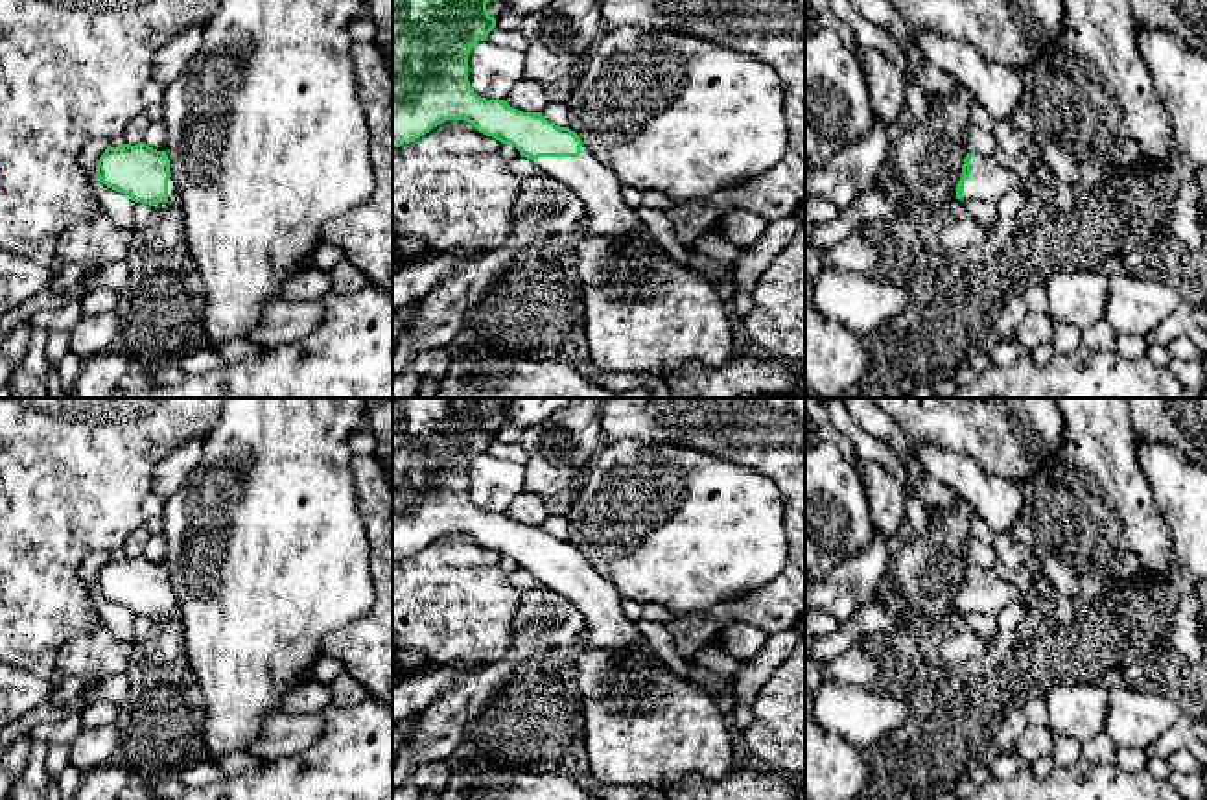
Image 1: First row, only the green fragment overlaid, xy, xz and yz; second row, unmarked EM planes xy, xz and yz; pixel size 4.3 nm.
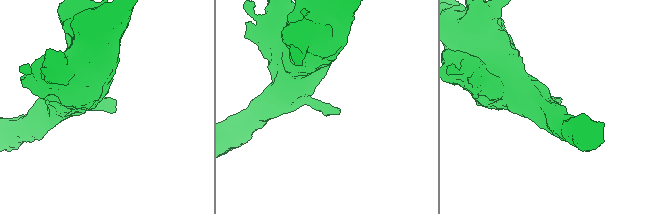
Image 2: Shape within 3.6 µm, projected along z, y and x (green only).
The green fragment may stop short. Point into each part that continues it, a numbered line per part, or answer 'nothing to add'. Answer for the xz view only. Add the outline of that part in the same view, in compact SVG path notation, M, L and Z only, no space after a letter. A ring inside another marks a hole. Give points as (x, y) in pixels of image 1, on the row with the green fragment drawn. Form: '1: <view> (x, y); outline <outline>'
1: xz (599, 188); outline M584 142L579 157L538 157L533 162L580 197L586 206L588 232L612 240L647 232L623 197L619 177Z

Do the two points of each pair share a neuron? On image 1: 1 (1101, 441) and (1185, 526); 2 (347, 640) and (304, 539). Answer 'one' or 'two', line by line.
1: two
2: two

